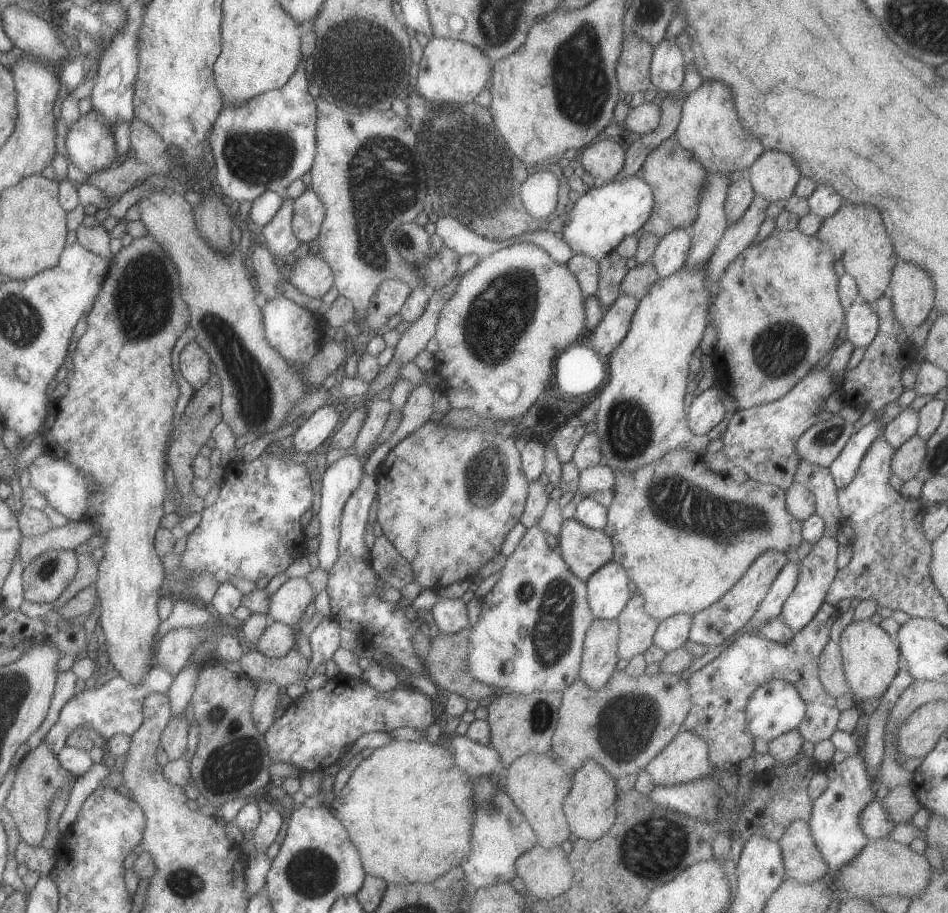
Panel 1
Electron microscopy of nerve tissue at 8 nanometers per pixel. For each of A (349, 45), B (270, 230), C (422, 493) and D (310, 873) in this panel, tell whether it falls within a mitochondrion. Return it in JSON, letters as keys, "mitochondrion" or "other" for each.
{"A":"mitochondrion","B":"other","C":"other","D":"mitochondrion"}

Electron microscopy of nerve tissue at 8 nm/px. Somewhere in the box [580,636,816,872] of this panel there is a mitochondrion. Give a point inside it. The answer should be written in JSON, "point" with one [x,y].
{"point":[634,714]}

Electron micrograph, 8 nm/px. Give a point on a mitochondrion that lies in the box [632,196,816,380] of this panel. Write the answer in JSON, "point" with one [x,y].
{"point":[779,348]}

